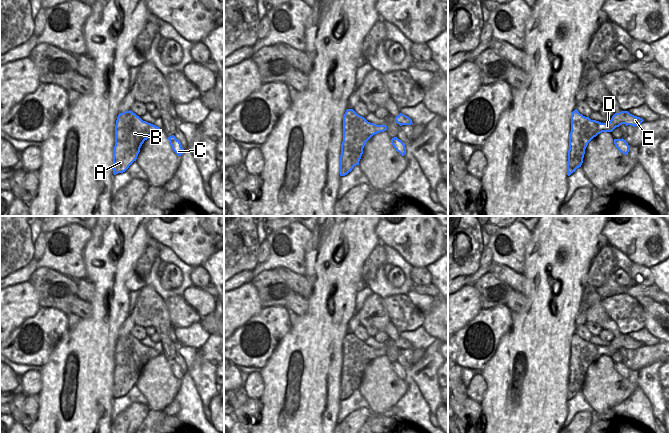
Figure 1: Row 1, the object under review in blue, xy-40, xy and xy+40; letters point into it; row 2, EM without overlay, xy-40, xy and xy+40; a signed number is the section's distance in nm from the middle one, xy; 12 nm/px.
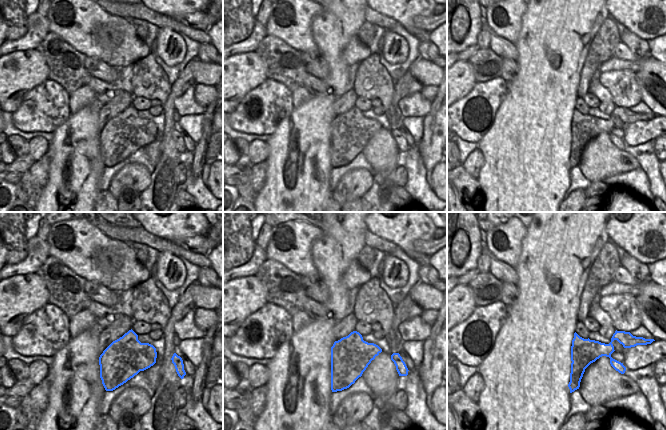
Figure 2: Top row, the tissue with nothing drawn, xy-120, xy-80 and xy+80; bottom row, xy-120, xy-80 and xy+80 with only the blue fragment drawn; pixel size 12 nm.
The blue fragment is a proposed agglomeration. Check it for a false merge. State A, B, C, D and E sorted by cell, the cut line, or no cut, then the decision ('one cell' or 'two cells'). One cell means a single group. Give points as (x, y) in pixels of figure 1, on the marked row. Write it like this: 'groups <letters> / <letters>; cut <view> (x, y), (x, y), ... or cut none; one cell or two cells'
groups A B D E / C; cut xy+40 (593, 131), (580, 144), (580, 150); two cells

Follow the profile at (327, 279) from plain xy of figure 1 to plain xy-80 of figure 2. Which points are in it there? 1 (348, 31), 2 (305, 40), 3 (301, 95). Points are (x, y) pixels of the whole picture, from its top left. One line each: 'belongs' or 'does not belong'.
1: belongs
2: does not belong
3: does not belong

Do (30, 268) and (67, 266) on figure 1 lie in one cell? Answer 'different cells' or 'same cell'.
different cells

